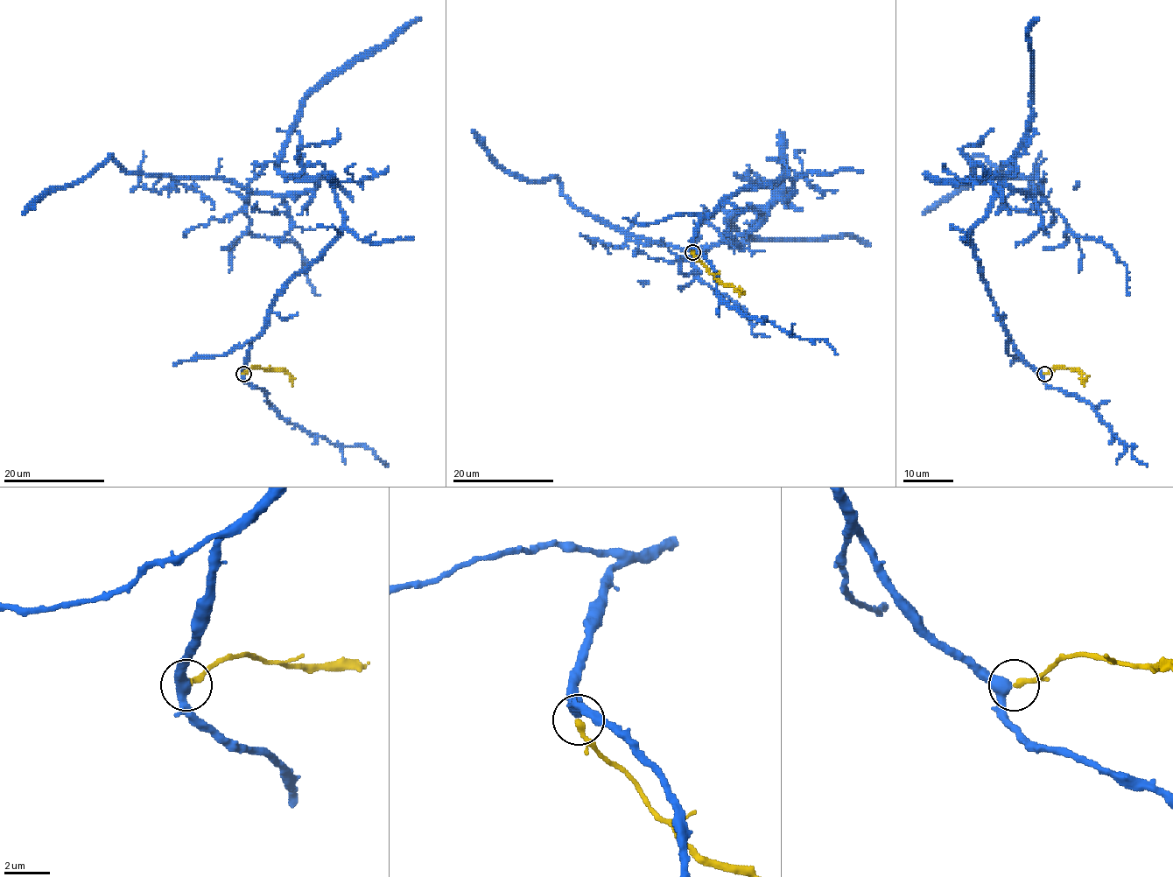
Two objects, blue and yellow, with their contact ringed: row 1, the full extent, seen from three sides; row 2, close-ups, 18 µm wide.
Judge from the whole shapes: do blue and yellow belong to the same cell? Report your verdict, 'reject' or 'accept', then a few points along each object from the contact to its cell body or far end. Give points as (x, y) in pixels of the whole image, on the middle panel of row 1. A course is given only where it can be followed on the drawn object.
accept; blue runs (693, 251), (726, 199), (792, 184), (726, 242), (654, 244), (579, 211), (556, 178), (508, 173), (473, 129); yellow runs (693, 251), (719, 282), (742, 291), (739, 296)

